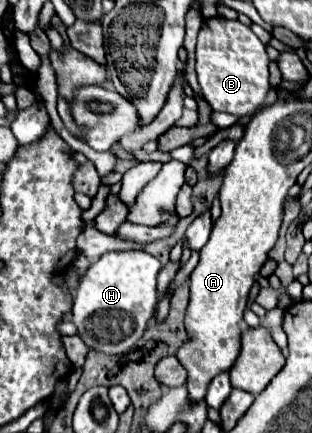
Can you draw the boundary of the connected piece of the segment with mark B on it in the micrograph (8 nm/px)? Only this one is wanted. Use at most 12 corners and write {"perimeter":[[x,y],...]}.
{"perimeter":[[202,22],[196,72],[214,112],[254,114],[270,90],[250,26]]}

